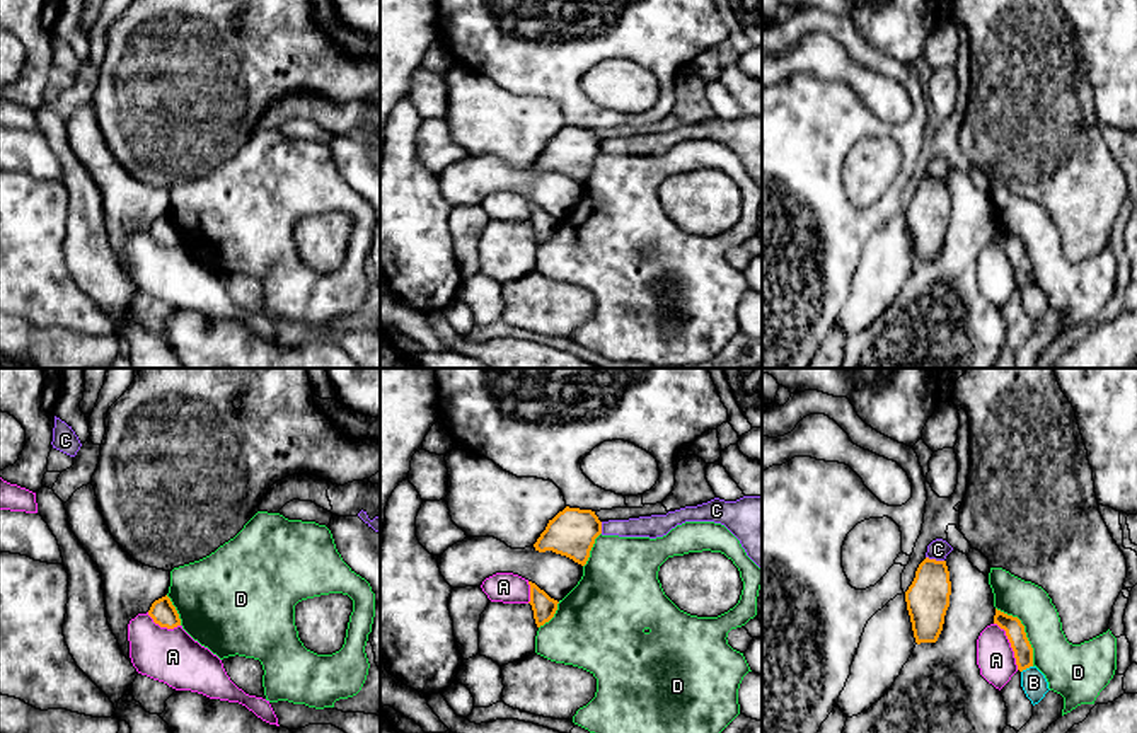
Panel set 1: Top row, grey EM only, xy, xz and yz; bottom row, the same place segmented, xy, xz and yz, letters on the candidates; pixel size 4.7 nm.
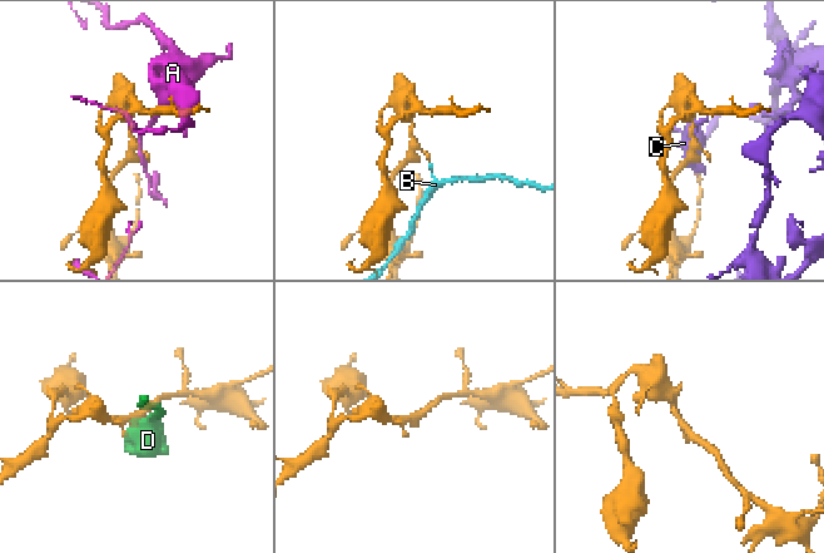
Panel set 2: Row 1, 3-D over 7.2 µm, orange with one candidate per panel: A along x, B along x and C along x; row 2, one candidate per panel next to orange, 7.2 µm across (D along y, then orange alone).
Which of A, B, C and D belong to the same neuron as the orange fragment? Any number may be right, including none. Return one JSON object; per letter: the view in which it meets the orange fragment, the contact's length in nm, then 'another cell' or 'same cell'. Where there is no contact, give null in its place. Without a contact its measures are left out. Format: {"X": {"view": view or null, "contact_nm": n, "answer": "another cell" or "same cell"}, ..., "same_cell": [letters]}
{"A": {"view": "yz", "contact_nm": 260, "answer": "another cell"}, "B": {"view": "yz", "contact_nm": 70, "answer": "another cell"}, "C": {"view": "yz", "contact_nm": 90, "answer": "another cell"}, "D": {"view": "yz", "contact_nm": 340, "answer": "another cell"}, "same_cell": []}

